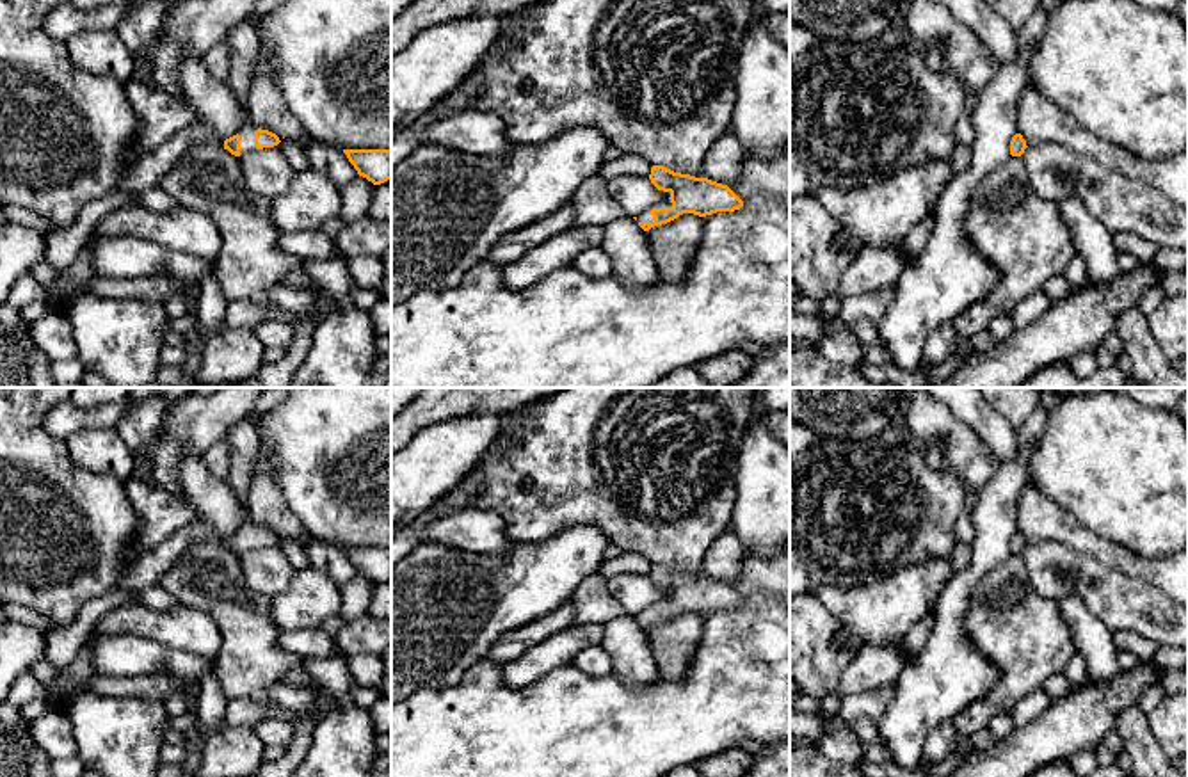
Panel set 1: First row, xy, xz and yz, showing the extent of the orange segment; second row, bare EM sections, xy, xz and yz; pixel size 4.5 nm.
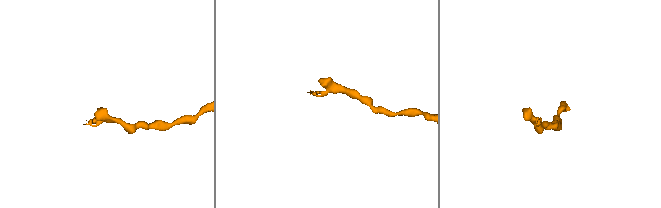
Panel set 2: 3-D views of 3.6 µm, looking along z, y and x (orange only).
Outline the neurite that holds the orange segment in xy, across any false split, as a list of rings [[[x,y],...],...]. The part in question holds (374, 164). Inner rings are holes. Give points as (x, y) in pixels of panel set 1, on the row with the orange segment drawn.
[[[343,149],[359,176],[373,185],[391,180],[391,149]]]

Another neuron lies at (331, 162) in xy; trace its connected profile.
[[[309,140],[304,151],[309,169],[324,174],[338,188],[343,188],[359,176],[343,149]]]

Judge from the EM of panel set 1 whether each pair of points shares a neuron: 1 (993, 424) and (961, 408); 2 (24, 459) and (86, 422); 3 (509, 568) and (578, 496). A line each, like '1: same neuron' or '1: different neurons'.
1: same neuron
2: different neurons
3: different neurons

